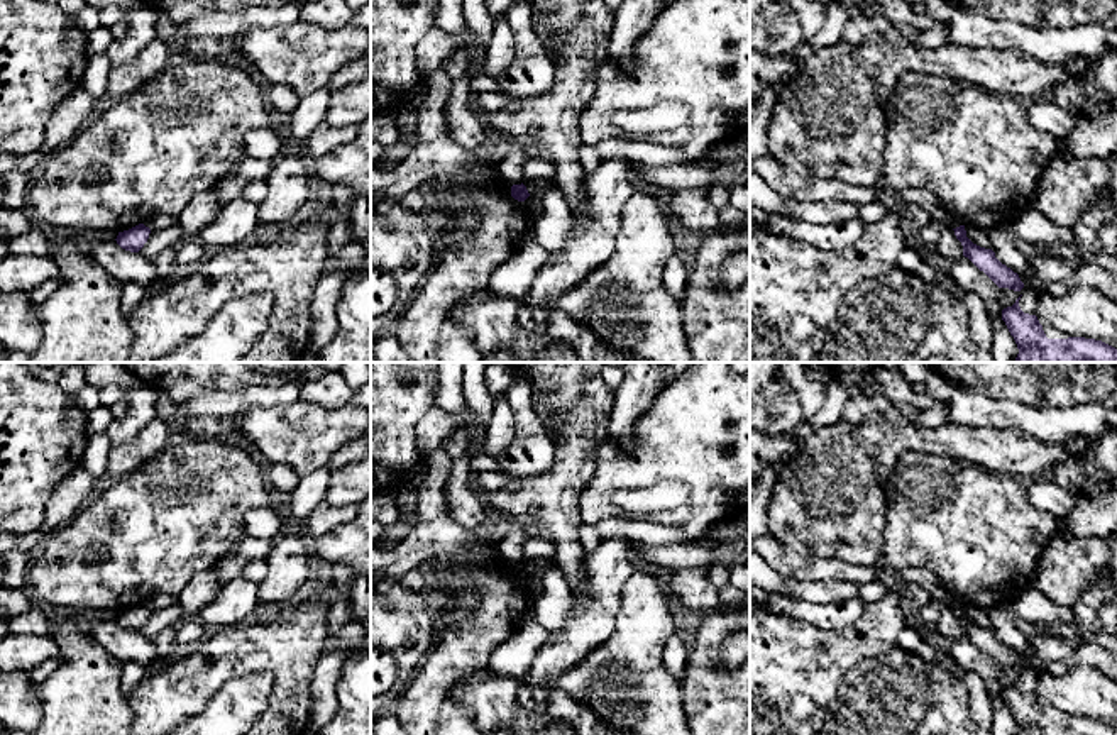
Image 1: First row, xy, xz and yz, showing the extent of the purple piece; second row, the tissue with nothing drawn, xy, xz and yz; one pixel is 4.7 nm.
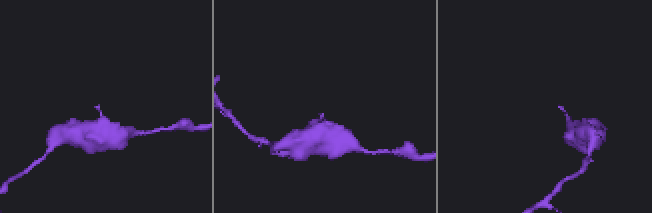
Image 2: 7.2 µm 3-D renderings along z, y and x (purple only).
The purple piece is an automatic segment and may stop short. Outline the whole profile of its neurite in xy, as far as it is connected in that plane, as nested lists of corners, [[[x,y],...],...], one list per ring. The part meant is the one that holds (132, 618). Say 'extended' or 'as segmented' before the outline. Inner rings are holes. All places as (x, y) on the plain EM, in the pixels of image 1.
as segmented; [[[139,603],[129,610],[118,611],[115,620],[122,628],[130,632],[139,632],[147,622],[149,613],[151,613],[151,608],[146,606],[144,603]]]

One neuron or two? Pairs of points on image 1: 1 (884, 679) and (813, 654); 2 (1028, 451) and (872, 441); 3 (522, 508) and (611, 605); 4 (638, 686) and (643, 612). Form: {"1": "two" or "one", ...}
{"1": "two", "2": "one", "3": "two", "4": "one"}

